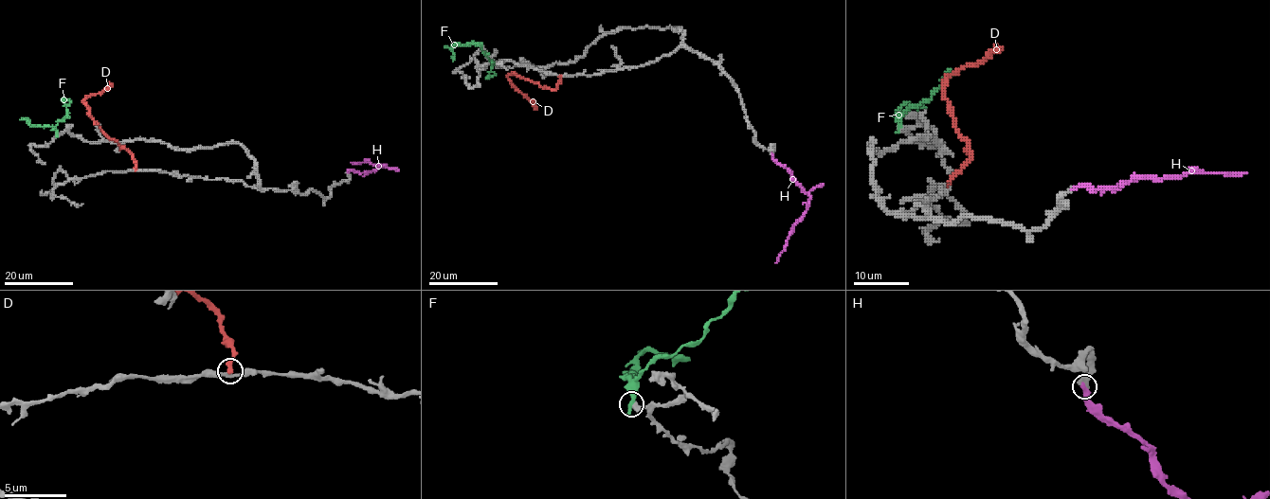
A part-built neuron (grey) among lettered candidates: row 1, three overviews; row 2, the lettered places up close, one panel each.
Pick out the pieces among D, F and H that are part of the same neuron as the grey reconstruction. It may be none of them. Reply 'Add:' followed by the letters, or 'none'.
Add: H

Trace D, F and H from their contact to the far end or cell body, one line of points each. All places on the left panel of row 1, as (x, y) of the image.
D: (136, 169), (136, 161), (130, 153), (103, 132), (83, 101), (87, 97), (99, 94), (112, 82)
F: (57, 133), (55, 125), (66, 115), (70, 102), (61, 98)
H: (348, 172), (371, 172), (385, 166), (351, 162)

